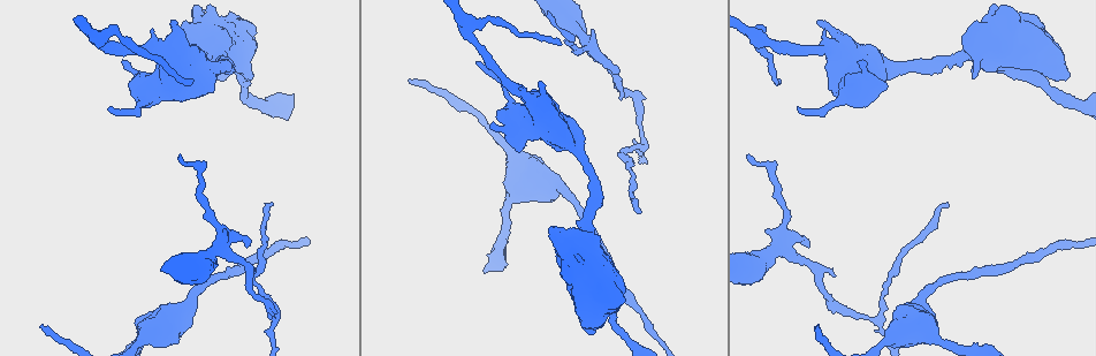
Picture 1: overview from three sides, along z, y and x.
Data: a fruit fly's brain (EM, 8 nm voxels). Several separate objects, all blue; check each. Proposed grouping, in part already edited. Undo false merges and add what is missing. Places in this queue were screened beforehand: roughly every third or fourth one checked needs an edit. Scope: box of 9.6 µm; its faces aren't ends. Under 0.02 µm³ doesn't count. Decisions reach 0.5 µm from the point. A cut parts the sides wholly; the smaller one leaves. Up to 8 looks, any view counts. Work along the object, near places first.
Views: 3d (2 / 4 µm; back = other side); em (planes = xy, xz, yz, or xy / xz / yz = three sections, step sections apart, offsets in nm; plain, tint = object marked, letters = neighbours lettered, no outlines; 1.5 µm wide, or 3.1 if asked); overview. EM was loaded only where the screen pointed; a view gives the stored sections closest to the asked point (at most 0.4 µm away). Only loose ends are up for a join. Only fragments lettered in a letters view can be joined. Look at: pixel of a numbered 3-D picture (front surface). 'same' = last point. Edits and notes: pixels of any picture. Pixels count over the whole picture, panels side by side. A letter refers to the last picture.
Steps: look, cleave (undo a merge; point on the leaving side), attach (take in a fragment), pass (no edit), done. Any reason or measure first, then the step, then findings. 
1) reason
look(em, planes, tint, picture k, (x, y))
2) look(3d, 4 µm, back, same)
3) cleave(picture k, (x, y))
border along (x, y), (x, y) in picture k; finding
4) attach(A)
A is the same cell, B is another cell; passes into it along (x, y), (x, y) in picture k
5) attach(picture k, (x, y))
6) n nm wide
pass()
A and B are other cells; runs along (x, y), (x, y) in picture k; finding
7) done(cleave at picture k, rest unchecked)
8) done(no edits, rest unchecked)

look(em, planes, plain, picture 1, (760, 39))

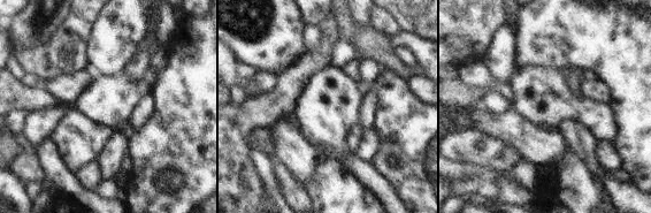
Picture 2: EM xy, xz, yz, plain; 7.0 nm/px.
where the object lies
look(em, planes, tint, same)

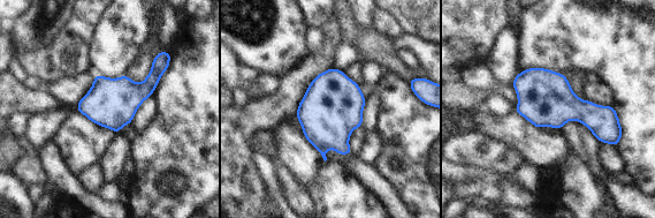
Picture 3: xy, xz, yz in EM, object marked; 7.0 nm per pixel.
look(em, planes, letters, same)

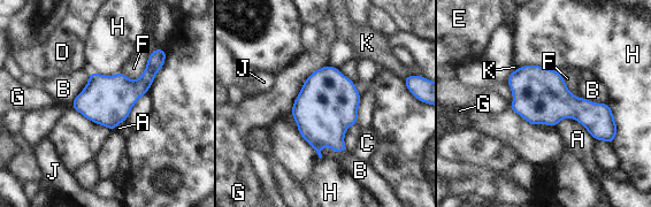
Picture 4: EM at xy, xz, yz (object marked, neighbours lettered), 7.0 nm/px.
pass()
A, B, C, D, E, F, G, H, J and K are other cells; border along (346, 151), (323, 146), (320, 153) in picture 4; one neuron here

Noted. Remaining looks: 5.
free end
look(em, planes, letters, picture 1, (612, 72))

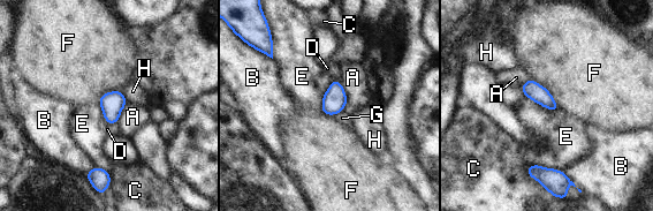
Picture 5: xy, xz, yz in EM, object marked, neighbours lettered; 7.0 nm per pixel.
120 nm wide
pass()
A, B, C, D, E, F, G and H are other cells; border along (526, 97), (553, 111), (559, 108) in picture 5; none of them fits

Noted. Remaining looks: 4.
tapers out
look(em, planes, letters, picture 1, (779, 81))

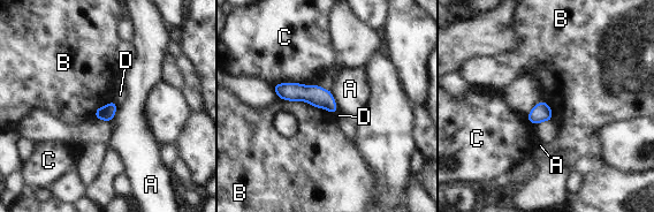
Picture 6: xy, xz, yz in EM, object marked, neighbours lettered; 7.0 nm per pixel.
100 nm wide
pass()
A, B, C and D are other cells; runs along (276, 86), (314, 95), (334, 108) in picture 6; no lettered fragment goes on from it

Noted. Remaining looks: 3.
done(no edits, rest unchecked)

